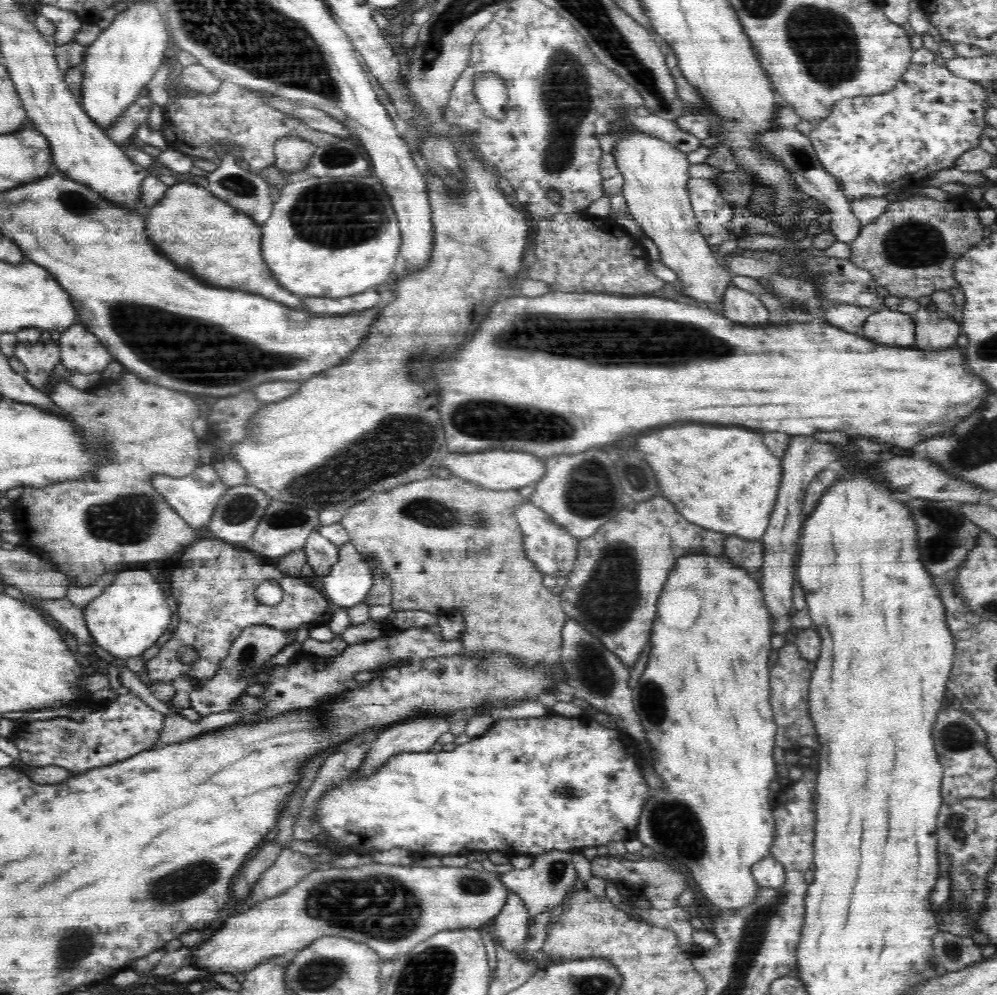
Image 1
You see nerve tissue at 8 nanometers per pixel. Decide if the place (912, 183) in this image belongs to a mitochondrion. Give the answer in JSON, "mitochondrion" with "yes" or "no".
{"mitochondrion":"no"}

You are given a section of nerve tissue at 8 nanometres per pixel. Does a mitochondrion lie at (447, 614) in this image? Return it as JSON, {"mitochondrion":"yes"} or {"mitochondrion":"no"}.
{"mitochondrion":"no"}

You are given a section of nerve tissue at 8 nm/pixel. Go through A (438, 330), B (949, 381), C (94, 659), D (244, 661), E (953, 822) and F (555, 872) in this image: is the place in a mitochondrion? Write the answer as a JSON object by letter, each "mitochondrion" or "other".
{"A":"other","B":"other","C":"other","D":"mitochondrion","E":"mitochondrion","F":"mitochondrion"}

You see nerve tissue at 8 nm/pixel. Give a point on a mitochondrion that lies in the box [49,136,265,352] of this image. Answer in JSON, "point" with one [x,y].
{"point":[74,202]}

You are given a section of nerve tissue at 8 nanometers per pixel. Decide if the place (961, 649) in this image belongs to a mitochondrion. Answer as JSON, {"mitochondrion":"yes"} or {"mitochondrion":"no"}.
{"mitochondrion":"no"}

